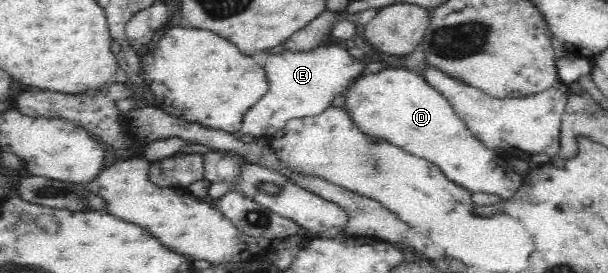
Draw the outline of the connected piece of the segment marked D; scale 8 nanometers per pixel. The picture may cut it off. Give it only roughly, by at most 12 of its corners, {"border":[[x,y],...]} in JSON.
{"border":[[421,74],[357,79],[361,132],[437,165],[472,194],[523,185]]}

